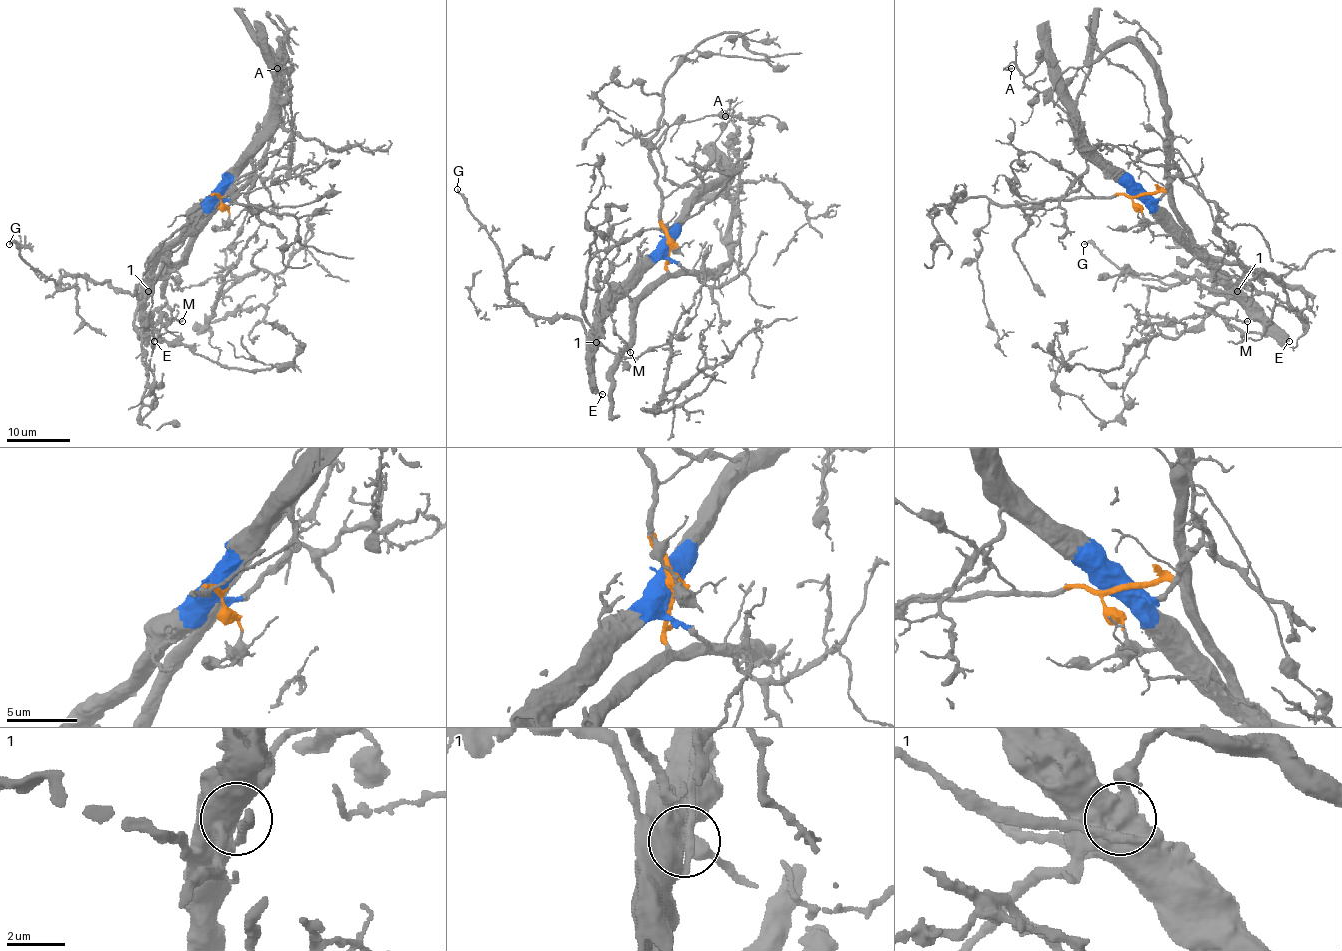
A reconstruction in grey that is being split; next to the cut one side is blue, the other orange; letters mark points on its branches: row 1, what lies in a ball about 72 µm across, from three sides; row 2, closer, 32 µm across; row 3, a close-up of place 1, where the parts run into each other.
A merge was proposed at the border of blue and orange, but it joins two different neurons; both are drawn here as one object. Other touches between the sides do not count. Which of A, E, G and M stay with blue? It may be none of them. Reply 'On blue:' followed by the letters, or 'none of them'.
On blue: E, G, M

